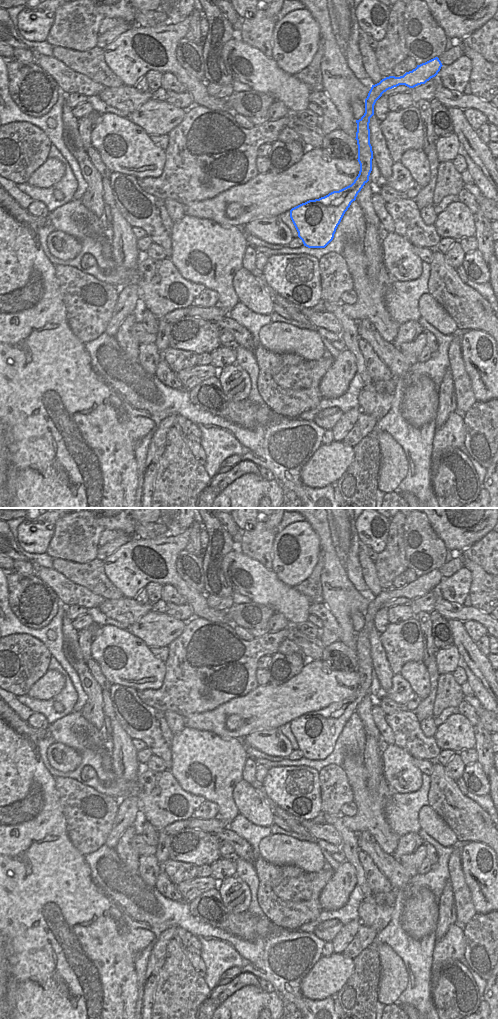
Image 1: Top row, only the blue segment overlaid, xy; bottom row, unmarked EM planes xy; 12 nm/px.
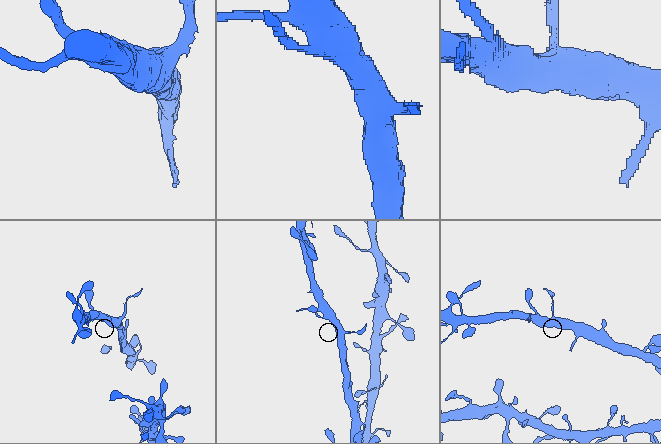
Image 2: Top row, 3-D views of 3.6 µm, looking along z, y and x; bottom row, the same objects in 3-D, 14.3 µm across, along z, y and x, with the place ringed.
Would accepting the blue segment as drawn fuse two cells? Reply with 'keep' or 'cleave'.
cleave

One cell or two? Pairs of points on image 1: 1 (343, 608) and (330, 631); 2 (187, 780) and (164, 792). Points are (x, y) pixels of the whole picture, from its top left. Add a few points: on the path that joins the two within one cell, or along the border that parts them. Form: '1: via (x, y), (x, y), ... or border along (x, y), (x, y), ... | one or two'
1: border along (323, 602), (340, 627), (340, 639) | two
2: border along (168, 770), (185, 791), (200, 795) | two

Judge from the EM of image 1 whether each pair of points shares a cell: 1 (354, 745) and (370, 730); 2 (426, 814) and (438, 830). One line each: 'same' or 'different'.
1: different
2: same

